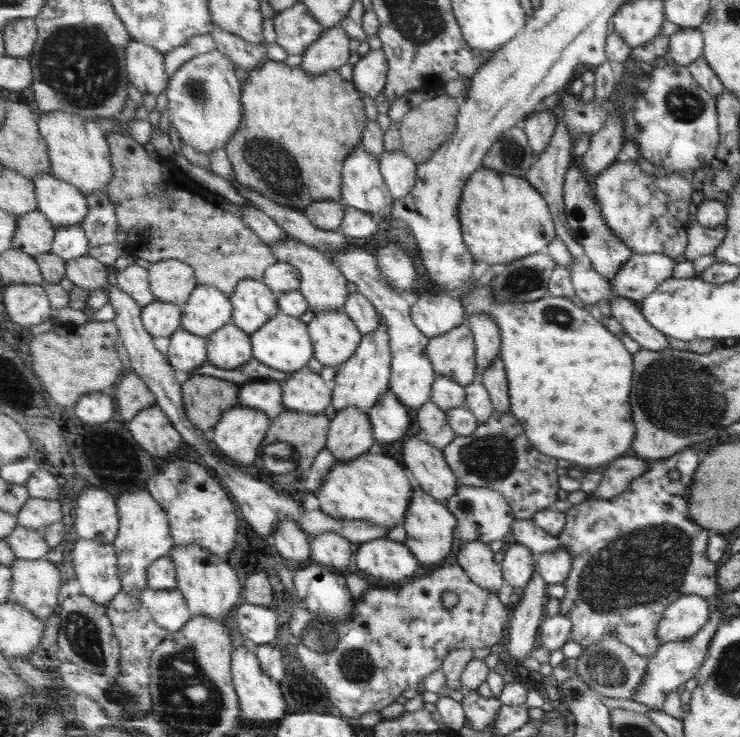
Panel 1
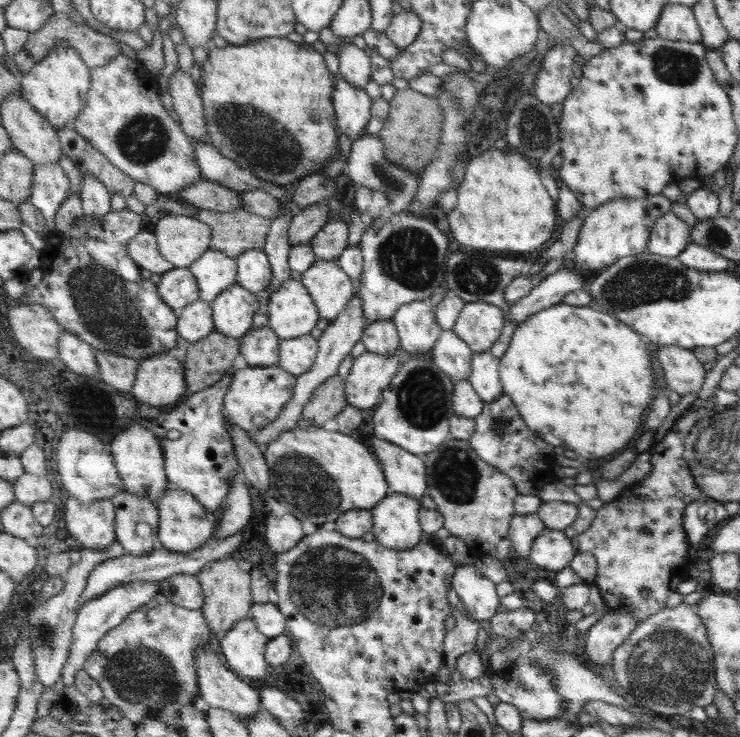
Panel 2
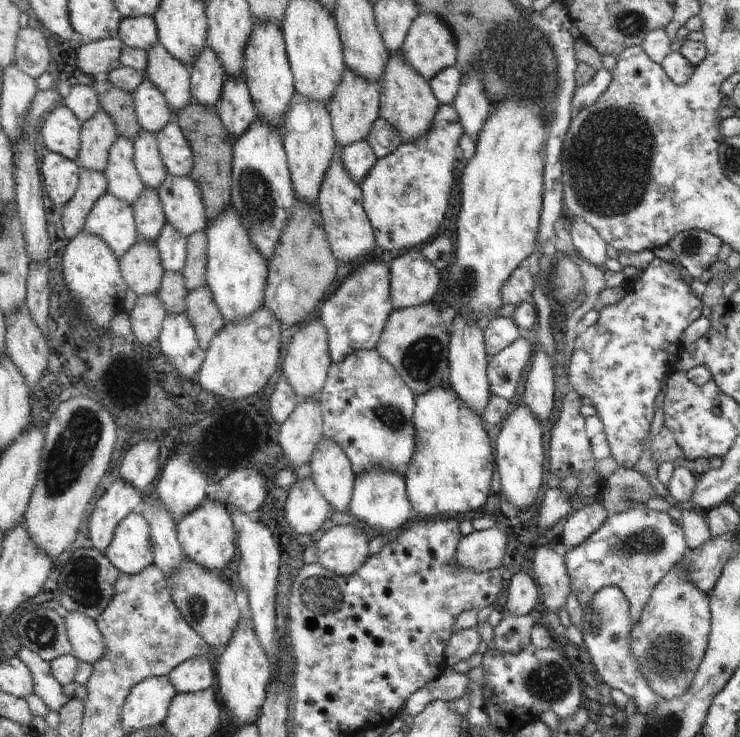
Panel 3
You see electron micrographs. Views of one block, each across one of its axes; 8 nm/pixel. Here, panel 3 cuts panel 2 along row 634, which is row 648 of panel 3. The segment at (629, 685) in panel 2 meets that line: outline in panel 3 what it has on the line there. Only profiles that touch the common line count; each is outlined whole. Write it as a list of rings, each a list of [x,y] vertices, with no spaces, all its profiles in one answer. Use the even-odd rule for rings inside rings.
[[[677,562],[653,588],[639,620],[628,635],[633,660],[655,696],[677,698],[691,686],[691,678],[703,658],[710,632],[708,596],[685,576],[683,562]]]

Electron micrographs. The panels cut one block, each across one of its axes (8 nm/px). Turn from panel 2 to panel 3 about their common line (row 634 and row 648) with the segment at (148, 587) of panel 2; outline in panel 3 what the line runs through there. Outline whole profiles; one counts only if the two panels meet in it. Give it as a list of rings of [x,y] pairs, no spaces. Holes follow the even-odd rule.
[[[77,611],[68,612],[64,621],[74,648],[73,655],[91,665],[97,662],[106,649],[105,639],[97,621]]]

